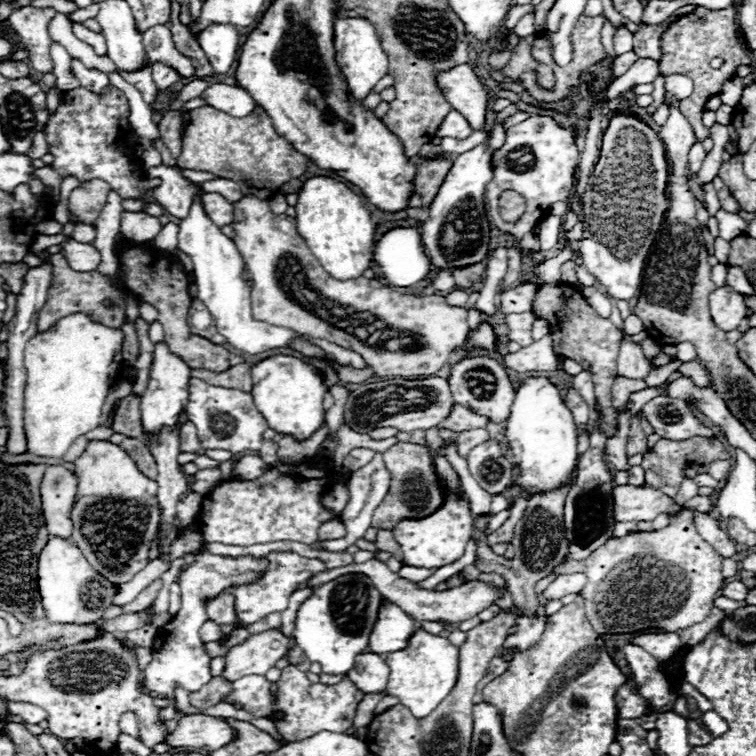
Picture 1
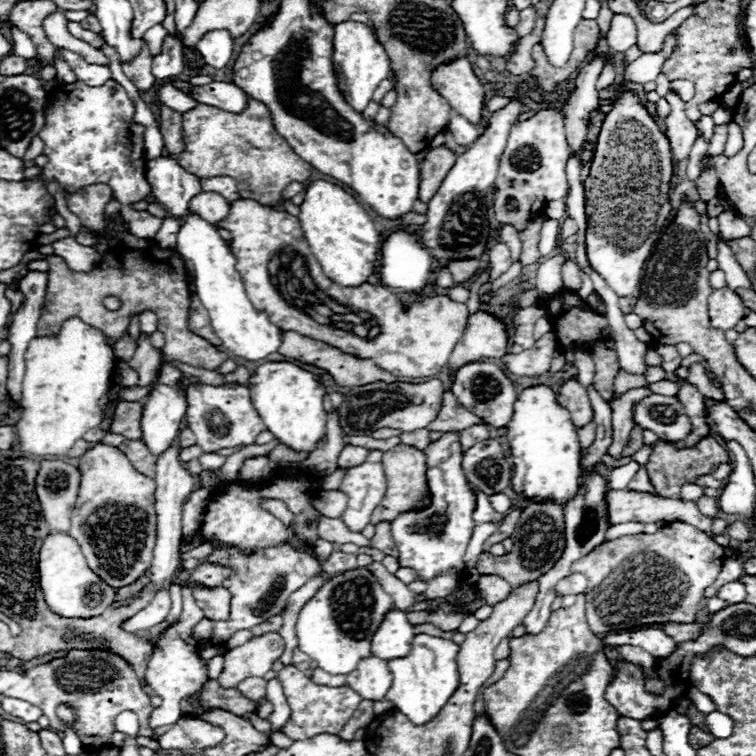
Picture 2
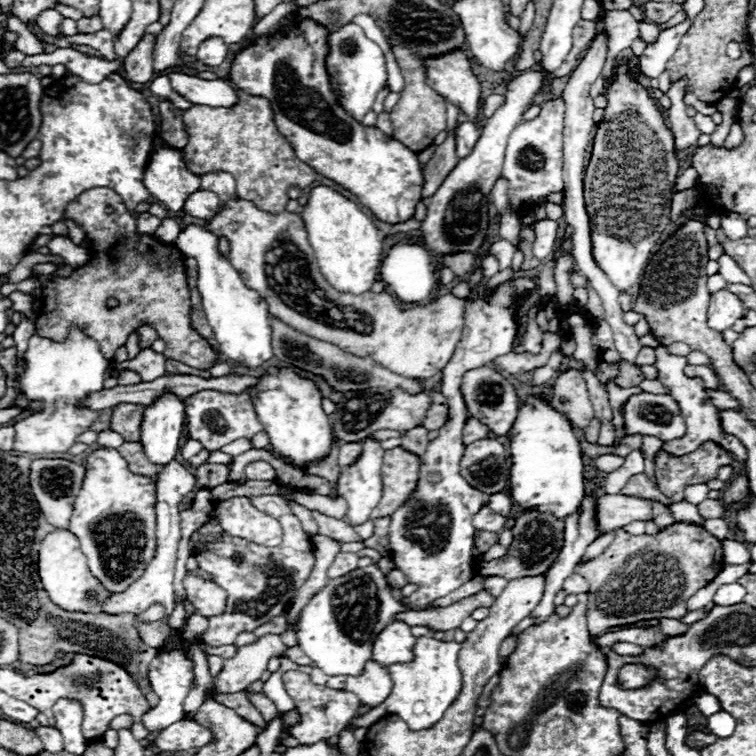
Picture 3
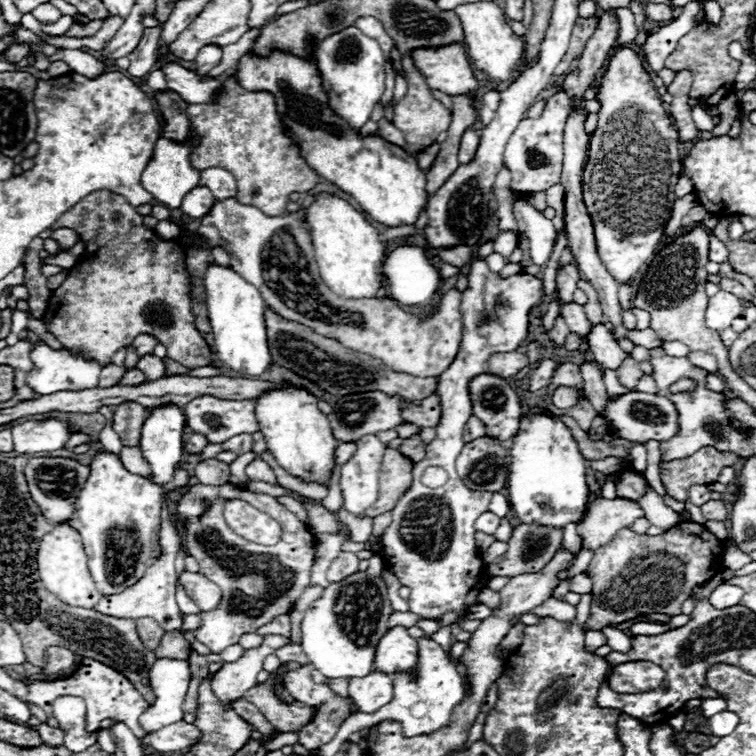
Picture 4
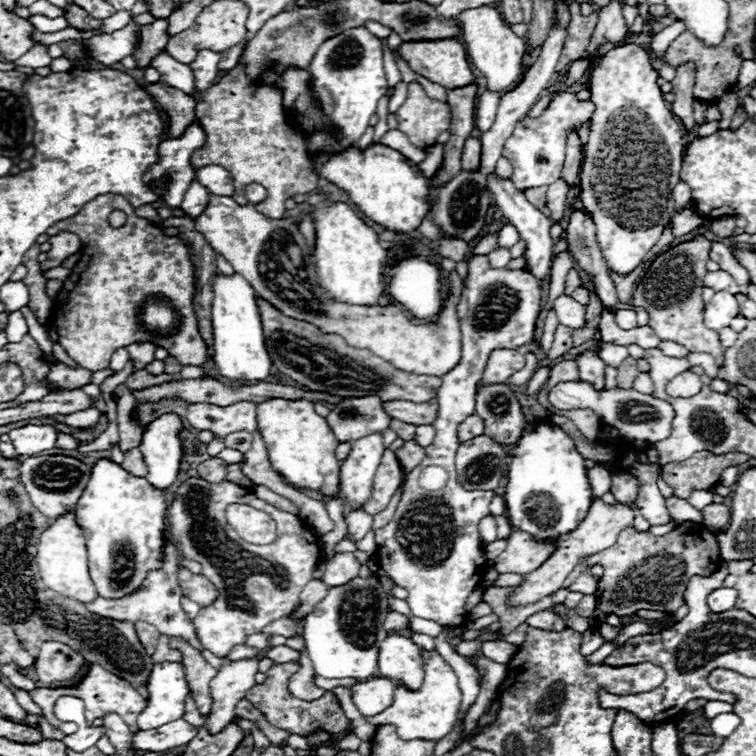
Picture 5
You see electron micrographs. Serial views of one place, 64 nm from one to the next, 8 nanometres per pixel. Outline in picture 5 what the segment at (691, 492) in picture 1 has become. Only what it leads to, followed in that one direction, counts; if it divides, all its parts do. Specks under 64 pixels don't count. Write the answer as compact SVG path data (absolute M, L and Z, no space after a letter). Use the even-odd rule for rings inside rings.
M694 490L694 492L690 494L688 502L690 502L694 508L702 510L704 506L712 504L712 492L710 492L710 490Z

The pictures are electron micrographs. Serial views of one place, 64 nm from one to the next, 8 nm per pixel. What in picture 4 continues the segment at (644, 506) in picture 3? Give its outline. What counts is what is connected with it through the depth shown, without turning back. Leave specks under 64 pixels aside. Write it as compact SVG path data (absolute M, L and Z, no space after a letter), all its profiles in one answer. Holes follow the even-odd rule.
M596 498L590 502L586 520L580 524L580 536L584 536L584 548L606 546L618 530L628 528L634 520L644 518L644 510L636 500L624 498Z

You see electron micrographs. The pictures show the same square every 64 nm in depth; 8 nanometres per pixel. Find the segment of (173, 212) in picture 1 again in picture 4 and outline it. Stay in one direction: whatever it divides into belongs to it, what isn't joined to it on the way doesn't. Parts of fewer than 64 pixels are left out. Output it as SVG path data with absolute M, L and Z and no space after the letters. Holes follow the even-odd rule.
M160 138L156 142L154 148L154 156L152 162L148 162L148 166L142 172L142 186L166 208L174 210L180 208L184 196L198 186L200 182L200 172L196 172L190 164L188 164L188 156L190 156L190 148L192 144L172 144L172 140L164 140Z

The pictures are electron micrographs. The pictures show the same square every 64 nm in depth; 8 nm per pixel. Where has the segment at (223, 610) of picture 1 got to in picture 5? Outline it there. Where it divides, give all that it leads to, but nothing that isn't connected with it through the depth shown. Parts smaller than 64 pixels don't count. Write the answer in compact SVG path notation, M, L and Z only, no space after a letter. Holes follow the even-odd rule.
M180 568L178 580L180 580L182 592L184 592L190 600L194 600L196 604L200 604L202 608L204 608L204 606L210 606L212 600L218 598L216 586L214 586L210 580L206 580L202 574L192 574L190 570Z

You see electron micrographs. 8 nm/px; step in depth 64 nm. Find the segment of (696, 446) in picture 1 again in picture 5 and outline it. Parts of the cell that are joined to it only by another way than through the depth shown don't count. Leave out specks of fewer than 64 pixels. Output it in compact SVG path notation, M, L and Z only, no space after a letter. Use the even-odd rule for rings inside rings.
M704 450L696 452L686 462L676 462L676 464L672 462L662 466L662 478L674 490L674 496L686 500L692 494L692 490L710 490L720 480L724 468L738 466L746 460L750 458L740 452L716 456Z

